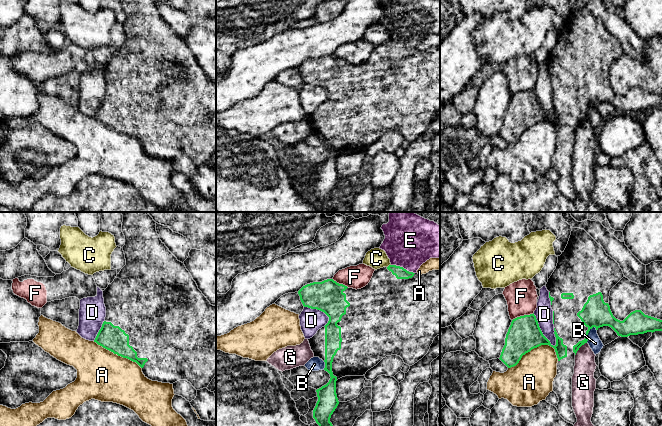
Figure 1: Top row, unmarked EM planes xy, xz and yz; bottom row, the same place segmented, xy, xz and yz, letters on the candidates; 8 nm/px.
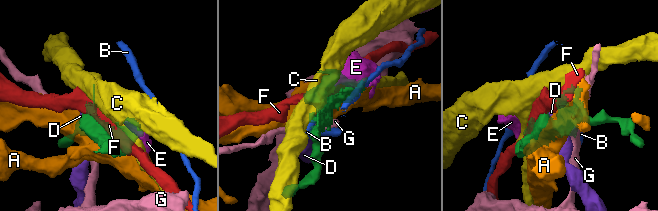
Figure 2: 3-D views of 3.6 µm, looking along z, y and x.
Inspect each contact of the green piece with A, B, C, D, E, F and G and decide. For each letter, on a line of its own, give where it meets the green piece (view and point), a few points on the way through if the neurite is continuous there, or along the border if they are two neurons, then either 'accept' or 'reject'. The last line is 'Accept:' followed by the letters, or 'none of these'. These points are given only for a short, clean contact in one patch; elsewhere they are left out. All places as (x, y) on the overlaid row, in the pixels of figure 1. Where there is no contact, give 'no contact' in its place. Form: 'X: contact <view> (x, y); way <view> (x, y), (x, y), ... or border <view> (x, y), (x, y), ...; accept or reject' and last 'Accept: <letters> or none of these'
A: contact yz (534, 347); reject
B: contact yz (587, 334); reject
C: contact xz (388, 266); reject
D: contact yz (540, 330); reject
E: contact xz (402, 267); border xz (391, 264), (402, 266), (414, 273); reject
F: contact yz (522, 316); reject
G: contact yz (579, 347); border yz (586, 342), (575, 355); reject
Accept: none of these

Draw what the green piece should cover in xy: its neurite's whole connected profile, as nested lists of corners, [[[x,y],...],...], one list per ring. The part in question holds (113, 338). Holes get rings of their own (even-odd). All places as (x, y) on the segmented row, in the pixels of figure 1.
[[[122,212],[126,265],[103,291],[106,317],[94,342],[136,362],[148,379],[173,384],[187,380],[196,390],[207,388],[216,376],[216,306],[198,289],[184,263],[160,240],[156,222],[148,212]]]

